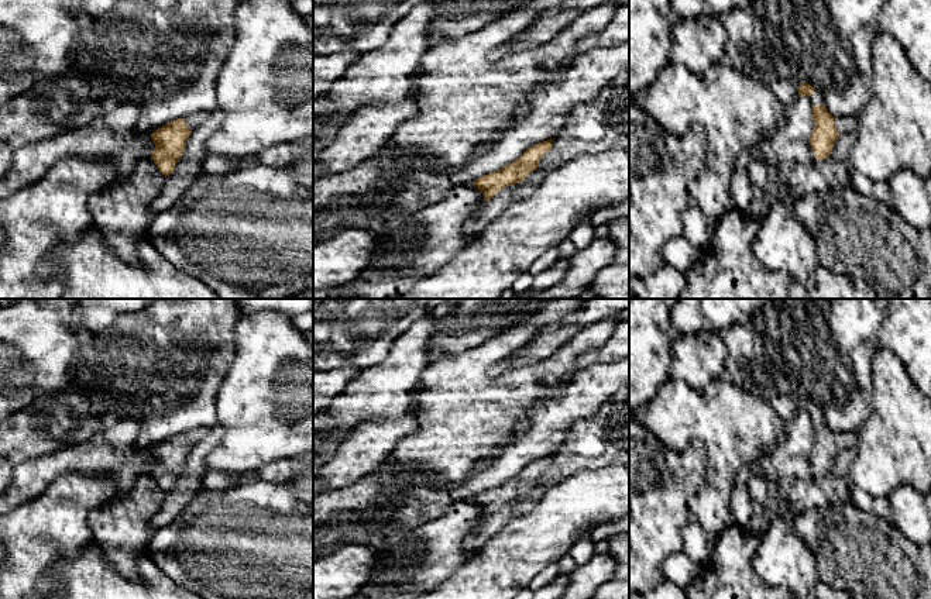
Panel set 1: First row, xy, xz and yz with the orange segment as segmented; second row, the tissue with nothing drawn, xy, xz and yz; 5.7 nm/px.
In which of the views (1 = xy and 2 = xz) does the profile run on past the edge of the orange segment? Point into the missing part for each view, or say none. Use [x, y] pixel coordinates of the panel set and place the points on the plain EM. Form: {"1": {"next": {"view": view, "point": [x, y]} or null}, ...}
{"1": {"next": {"view": "xy", "point": [192, 437]}}, "2": {"next": {"view": "xz", "point": [501, 516]}}}

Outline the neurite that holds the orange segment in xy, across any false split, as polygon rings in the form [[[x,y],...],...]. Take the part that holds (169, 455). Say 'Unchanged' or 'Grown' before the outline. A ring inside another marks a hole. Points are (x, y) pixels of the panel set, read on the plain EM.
Grown. [[[205,427],[193,428],[185,434],[174,436],[151,450],[151,455],[155,459],[151,476],[165,493],[174,488],[190,448],[209,433],[210,430]]]

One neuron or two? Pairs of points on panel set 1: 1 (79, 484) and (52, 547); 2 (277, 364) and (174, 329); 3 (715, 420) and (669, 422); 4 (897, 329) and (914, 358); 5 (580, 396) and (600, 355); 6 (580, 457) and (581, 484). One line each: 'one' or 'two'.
1: one
2: two
3: one
4: one
5: two
6: two

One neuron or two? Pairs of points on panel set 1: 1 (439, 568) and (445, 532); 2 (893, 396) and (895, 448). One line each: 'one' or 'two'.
1: one
2: one

